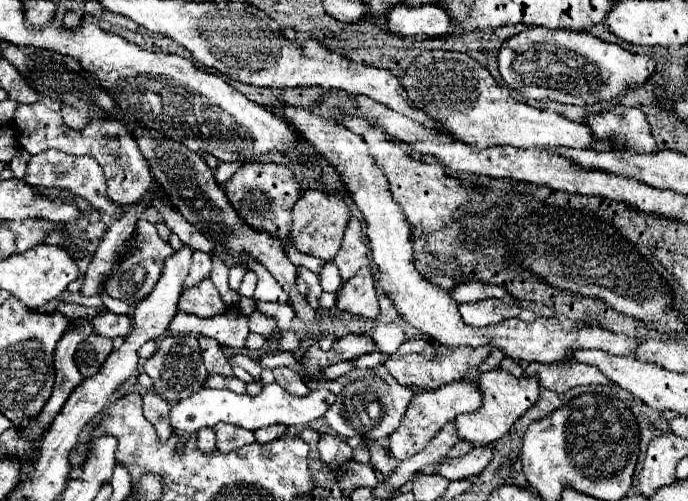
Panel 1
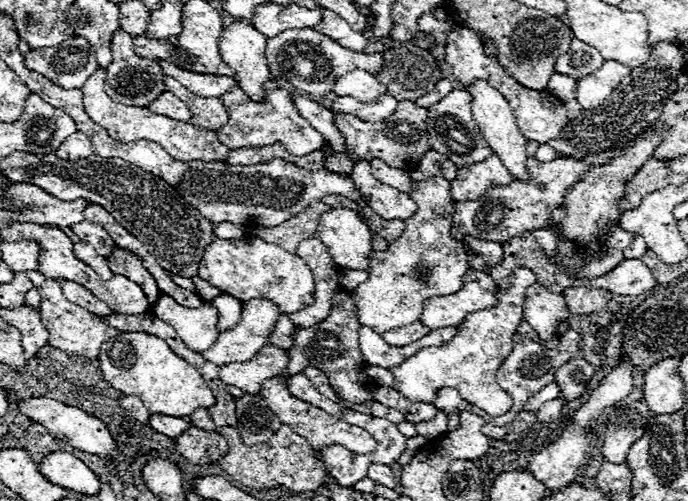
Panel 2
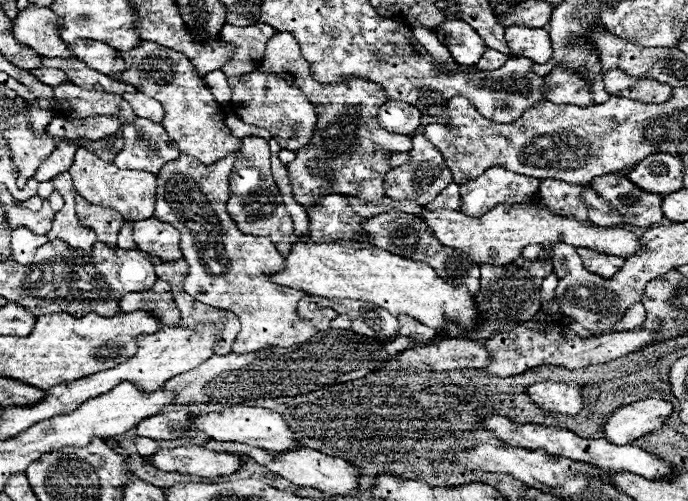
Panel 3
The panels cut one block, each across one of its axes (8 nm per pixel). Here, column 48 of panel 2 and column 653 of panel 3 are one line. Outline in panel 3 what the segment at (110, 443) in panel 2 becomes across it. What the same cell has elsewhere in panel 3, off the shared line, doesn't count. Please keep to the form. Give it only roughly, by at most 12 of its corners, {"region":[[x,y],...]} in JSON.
{"region":[[666,400],[618,408],[604,426],[612,444],[660,430],[672,414]]}

